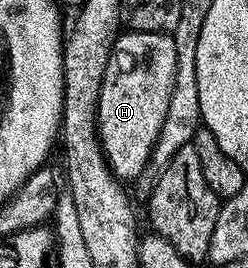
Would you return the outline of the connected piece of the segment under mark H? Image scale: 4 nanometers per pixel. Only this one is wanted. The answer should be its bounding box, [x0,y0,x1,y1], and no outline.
[98,31,176,177]

